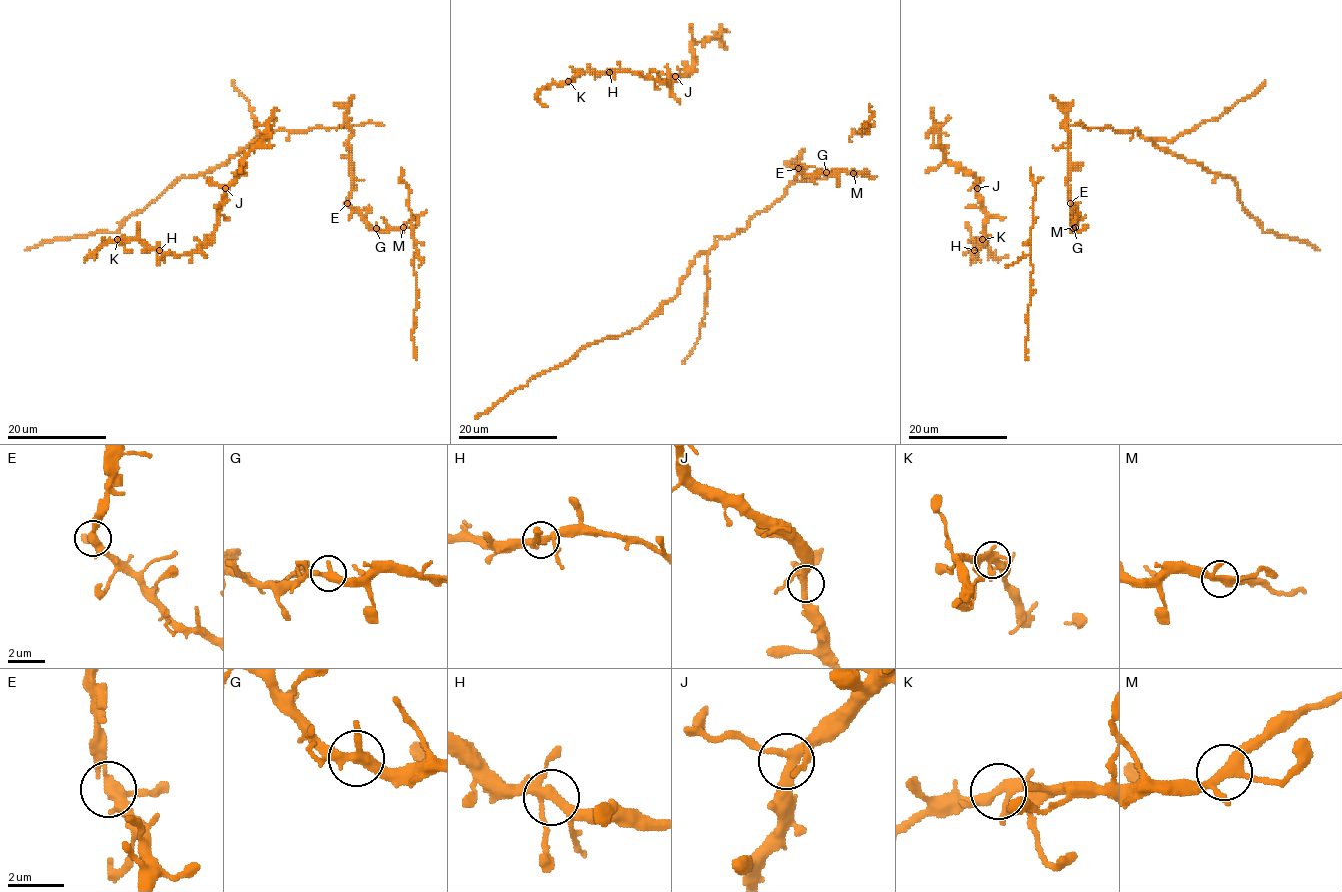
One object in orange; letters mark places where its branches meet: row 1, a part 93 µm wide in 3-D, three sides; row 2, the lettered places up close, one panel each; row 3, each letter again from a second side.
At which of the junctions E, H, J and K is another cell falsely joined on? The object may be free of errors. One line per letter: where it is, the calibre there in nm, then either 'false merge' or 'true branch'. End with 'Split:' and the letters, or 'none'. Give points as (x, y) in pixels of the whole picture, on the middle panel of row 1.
E: place (798, 168); calibre 320 nm; true branch
H: place (609, 72); calibre 320 nm; true branch
J: place (675, 76); calibre 320 nm; true branch
K: place (568, 81); calibre 320 nm; true branch
Split: none

